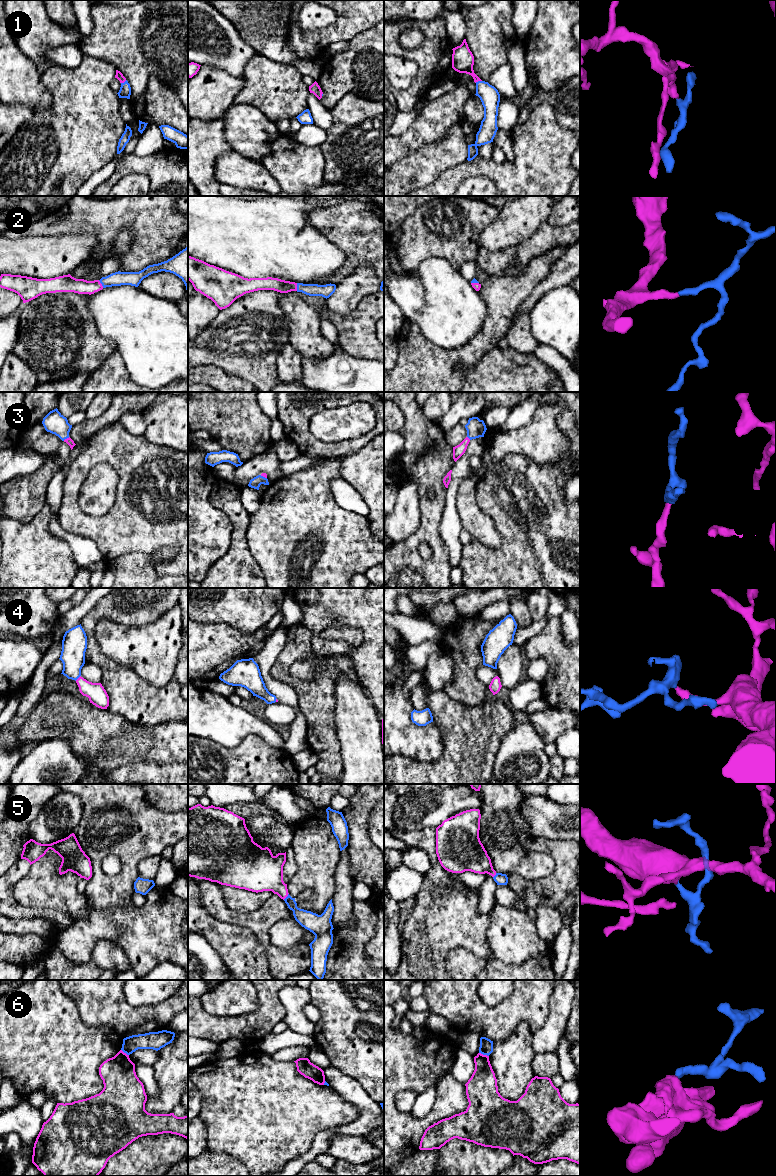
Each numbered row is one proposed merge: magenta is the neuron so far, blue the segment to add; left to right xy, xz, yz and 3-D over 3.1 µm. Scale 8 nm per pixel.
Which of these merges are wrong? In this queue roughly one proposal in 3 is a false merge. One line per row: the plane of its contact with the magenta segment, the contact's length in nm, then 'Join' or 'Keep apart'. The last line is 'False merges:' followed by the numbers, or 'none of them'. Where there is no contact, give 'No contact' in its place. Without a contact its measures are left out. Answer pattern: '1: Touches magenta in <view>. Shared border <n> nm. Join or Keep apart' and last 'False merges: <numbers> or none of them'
1: Touches magenta in yz. Shared border 60 nm. Join
2: Touches magenta in xy. Shared border 80 nm. Join
3: Touches magenta in xy. Shared border 60 nm. Join
4: Touches magenta in xy. Shared border 60 nm. Join
5: Touches magenta in xz. Shared border 70 nm. Join
6: Touches magenta in yz. Shared border 90 nm. Keep apart
False merges: 6

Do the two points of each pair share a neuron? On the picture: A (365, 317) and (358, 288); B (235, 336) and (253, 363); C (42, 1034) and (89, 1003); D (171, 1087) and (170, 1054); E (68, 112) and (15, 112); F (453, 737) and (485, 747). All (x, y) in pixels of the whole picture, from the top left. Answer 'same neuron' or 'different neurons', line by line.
A: different neurons
B: same neuron
C: different neurons
D: same neuron
E: different neurons
F: same neuron

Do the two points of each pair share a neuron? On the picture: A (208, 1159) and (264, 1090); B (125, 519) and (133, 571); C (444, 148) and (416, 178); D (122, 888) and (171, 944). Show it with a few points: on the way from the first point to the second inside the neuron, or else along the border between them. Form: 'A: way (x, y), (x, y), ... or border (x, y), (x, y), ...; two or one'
A: border (206, 1148), (210, 1152), (224, 1152), (236, 1158); two
B: border (146, 555), (140, 552), (128, 552), (108, 560); two
C: way (437, 155), (421, 171); one
D: border (132, 904), (126, 907), (111, 907), (109, 909); two

